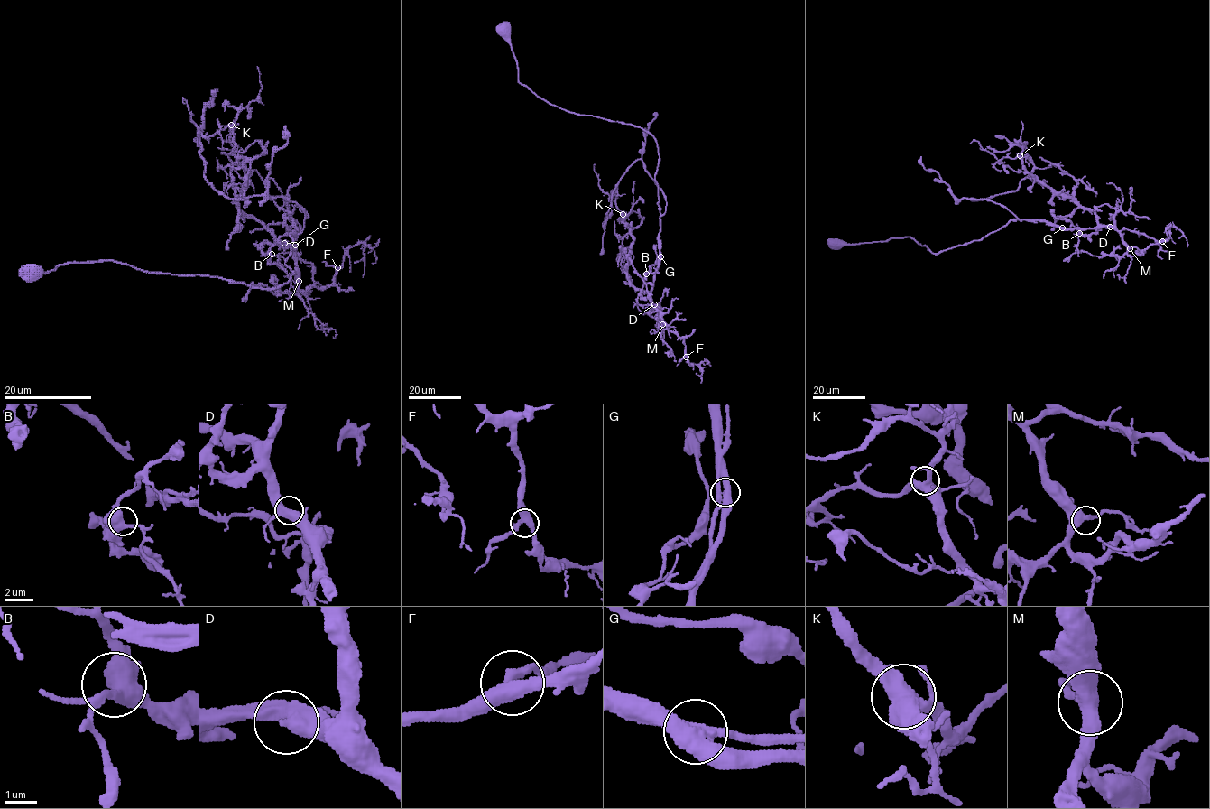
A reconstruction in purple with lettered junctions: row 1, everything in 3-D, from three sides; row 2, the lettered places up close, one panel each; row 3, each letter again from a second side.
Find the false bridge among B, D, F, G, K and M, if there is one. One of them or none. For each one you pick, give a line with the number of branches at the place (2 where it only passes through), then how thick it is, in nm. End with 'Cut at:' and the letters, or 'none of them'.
Cut at: none of them

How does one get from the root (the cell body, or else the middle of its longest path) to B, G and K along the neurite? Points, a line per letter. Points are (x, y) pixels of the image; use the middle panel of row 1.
B: (503, 30), (518, 80), (538, 96), (653, 137), (659, 261), (653, 289), (641, 297), (646, 274)
G: (503, 30), (518, 80), (538, 96), (572, 112), (639, 126), (653, 137), (659, 153), (654, 178), (660, 256)
K: (503, 30), (518, 80), (538, 96), (653, 137), (660, 232), (650, 292), (627, 275), (633, 236), (623, 214)

